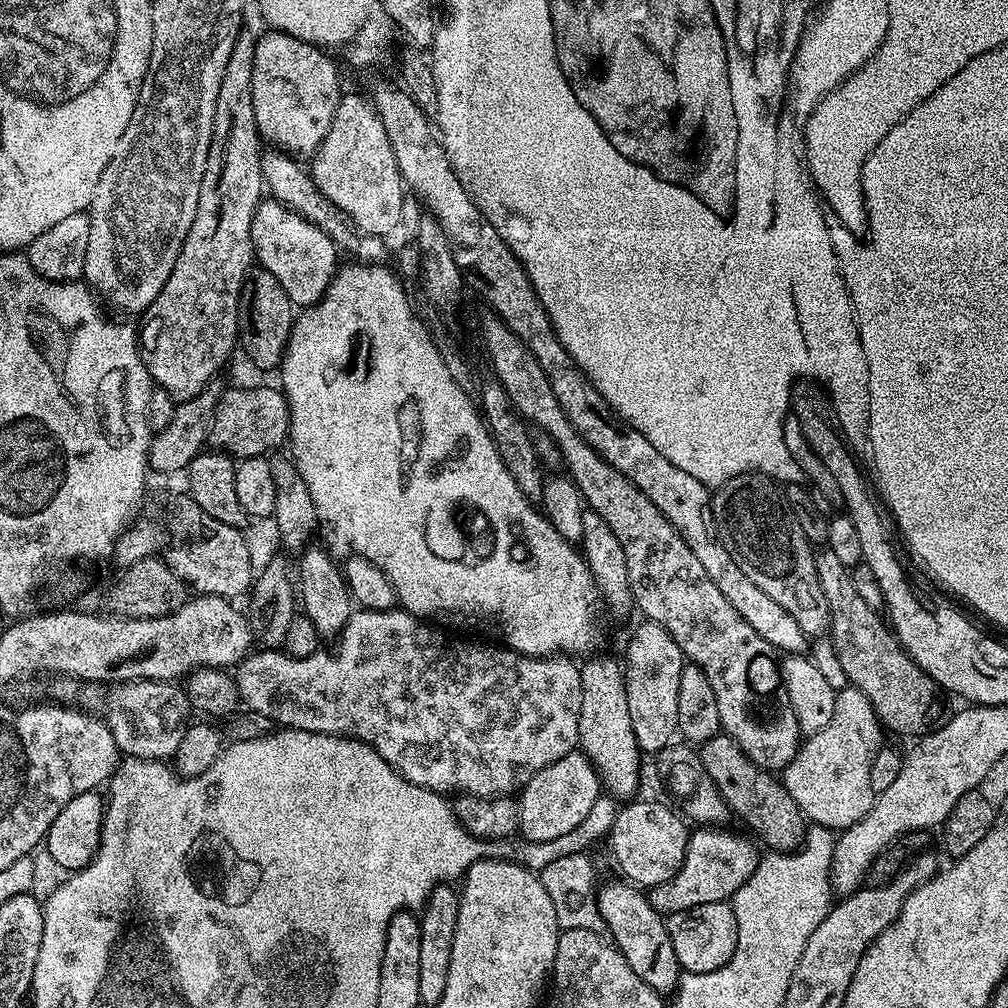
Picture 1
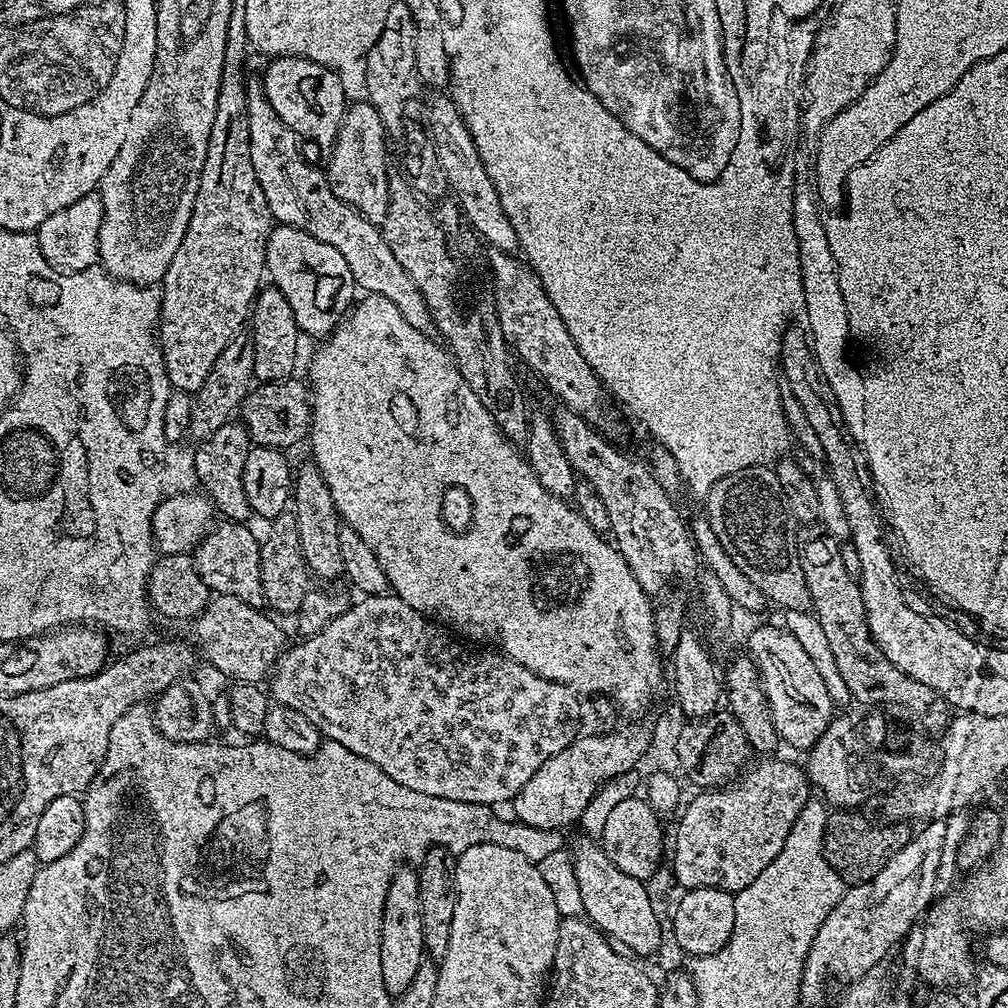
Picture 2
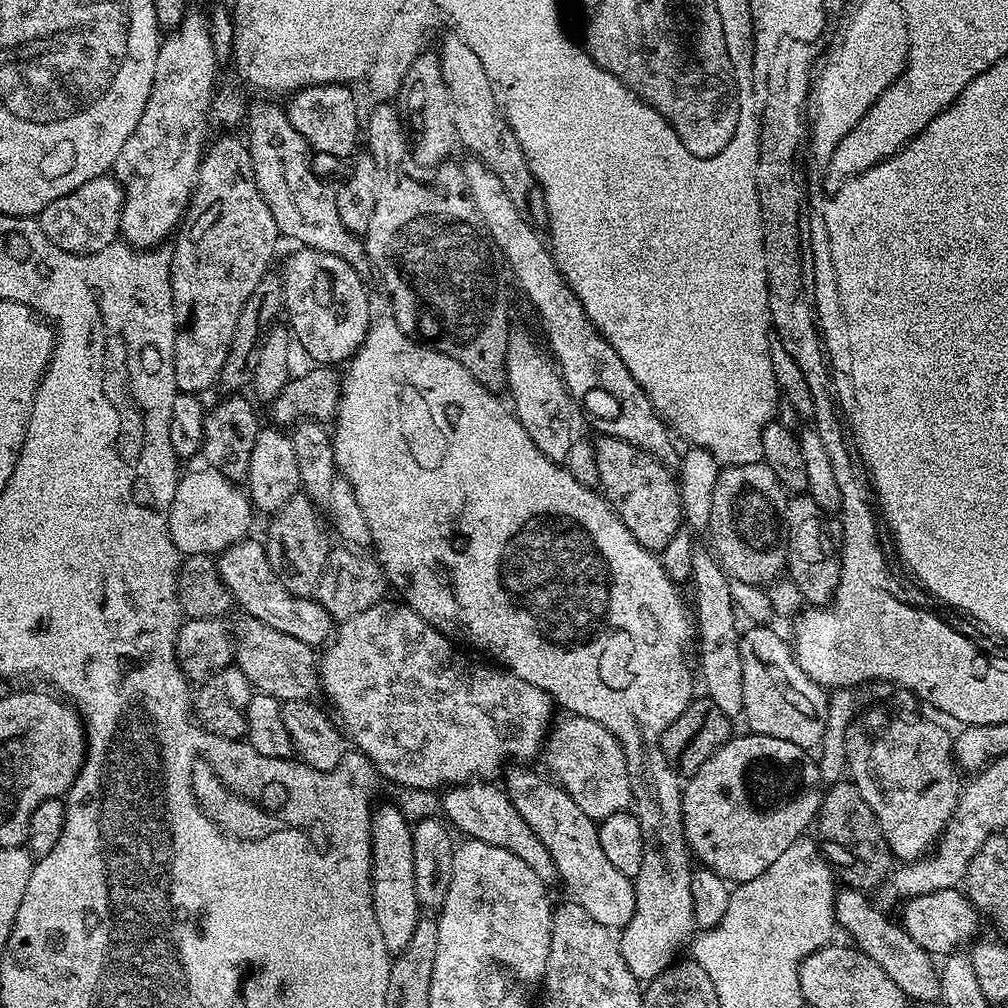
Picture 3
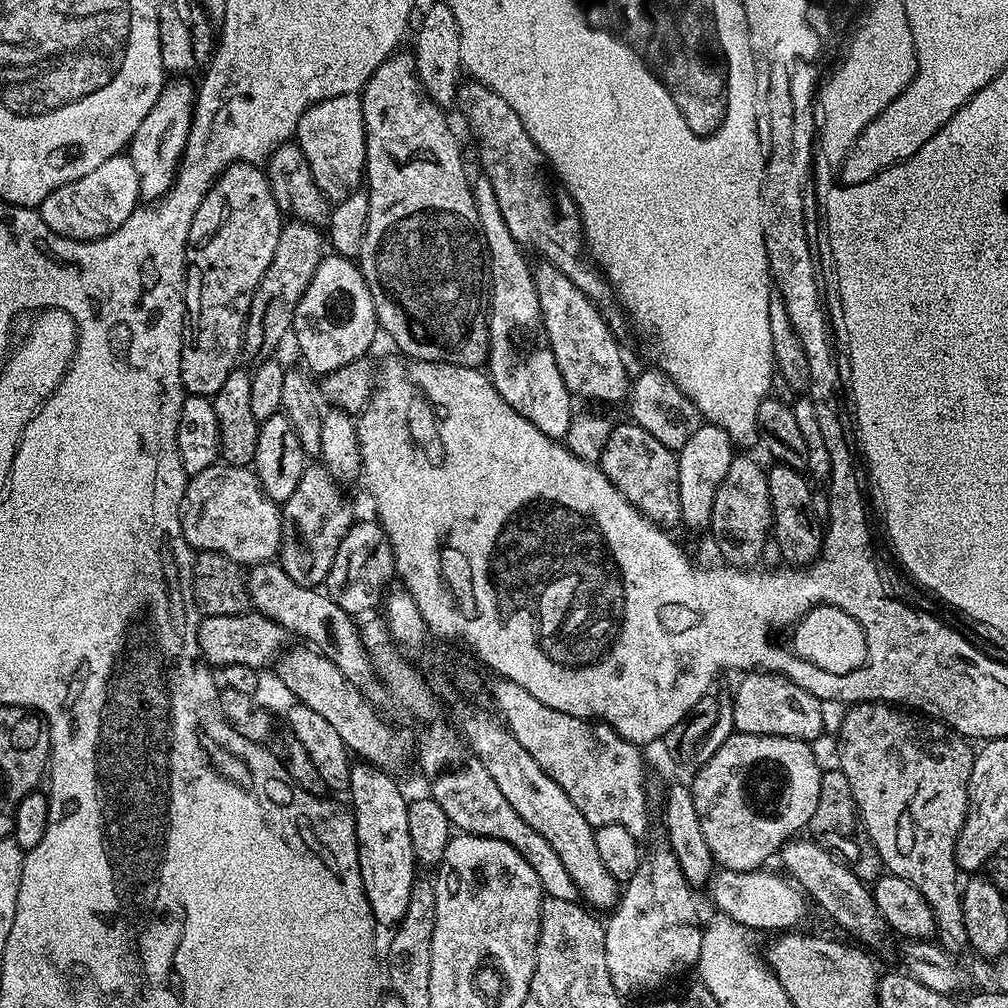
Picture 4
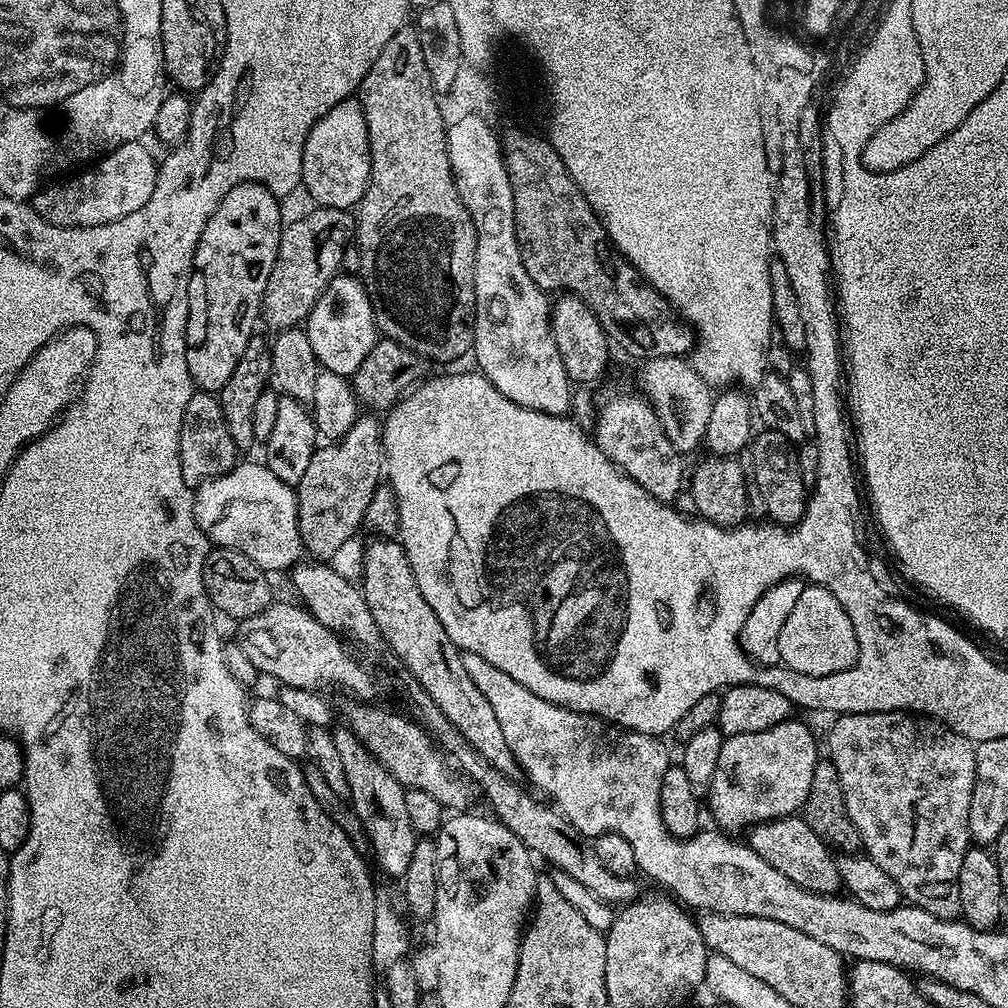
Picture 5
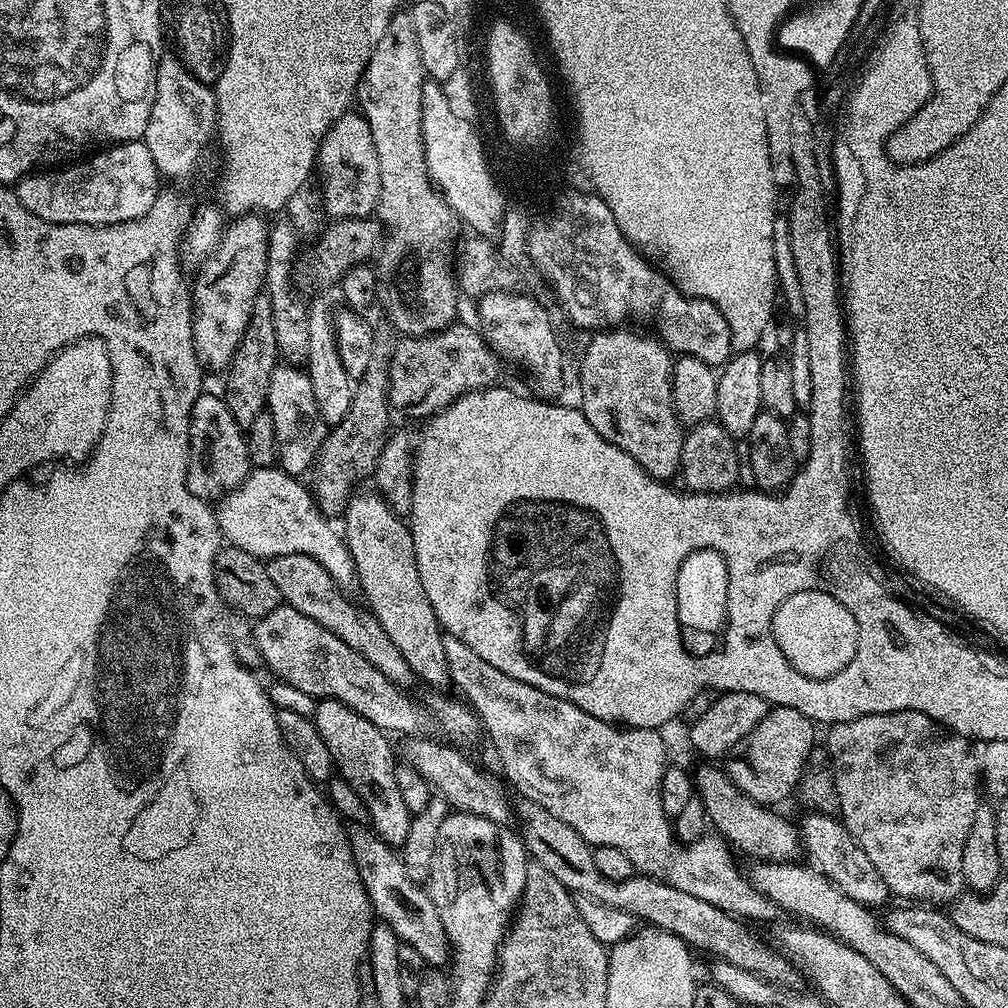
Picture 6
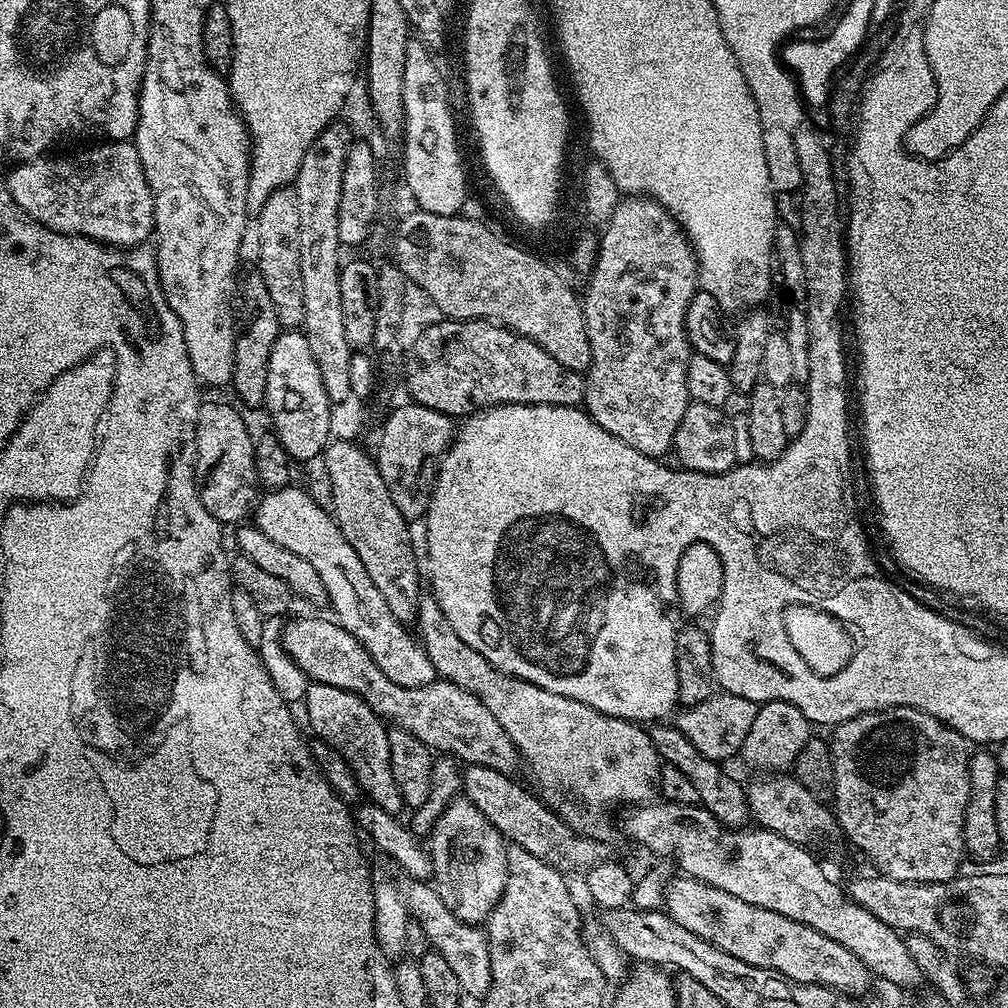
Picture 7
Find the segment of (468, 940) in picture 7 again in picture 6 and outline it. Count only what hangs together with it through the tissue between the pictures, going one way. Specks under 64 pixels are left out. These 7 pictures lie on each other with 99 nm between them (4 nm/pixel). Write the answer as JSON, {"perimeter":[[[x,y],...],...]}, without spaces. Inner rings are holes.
{"perimeter":[[[351,823],[347,827],[347,840],[354,864],[358,866],[358,878],[362,878],[362,886],[366,886],[373,913],[394,930],[401,944],[414,946],[414,950],[422,954],[425,965],[436,970],[443,969],[449,963],[450,949],[442,918],[438,918],[438,910],[428,896],[427,887],[406,874],[406,866],[401,862],[399,853],[369,825]]]}

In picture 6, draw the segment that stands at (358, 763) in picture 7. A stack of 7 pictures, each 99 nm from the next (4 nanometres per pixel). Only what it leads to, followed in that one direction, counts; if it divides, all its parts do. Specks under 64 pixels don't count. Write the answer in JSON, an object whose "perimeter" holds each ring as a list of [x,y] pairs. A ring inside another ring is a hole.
{"perimeter":[[[320,700],[317,703],[314,719],[318,734],[322,734],[322,742],[330,749],[330,758],[336,764],[339,779],[354,786],[354,794],[362,798],[368,811],[370,827],[391,846],[402,846],[406,842],[406,834],[410,831],[410,822],[414,813],[408,809],[402,798],[402,790],[398,790],[396,765],[398,756],[392,753],[389,733],[384,732],[374,722],[362,718],[350,706],[337,700]]]}

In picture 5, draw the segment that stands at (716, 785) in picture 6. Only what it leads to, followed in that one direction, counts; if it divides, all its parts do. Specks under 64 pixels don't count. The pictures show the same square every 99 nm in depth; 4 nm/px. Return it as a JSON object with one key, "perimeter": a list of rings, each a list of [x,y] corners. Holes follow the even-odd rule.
{"perimeter":[[[799,815],[767,820],[765,824],[754,824],[747,836],[746,843],[749,848],[754,850],[754,854],[758,854],[758,858],[766,858],[766,862],[770,862],[770,866],[774,866],[774,870],[778,870],[778,874],[786,874],[786,878],[790,878],[790,882],[823,896],[841,891],[842,883],[836,865],[837,857],[834,855],[833,849],[825,844],[822,838],[818,838],[818,834],[814,834],[814,830],[810,830],[808,823]]]}

